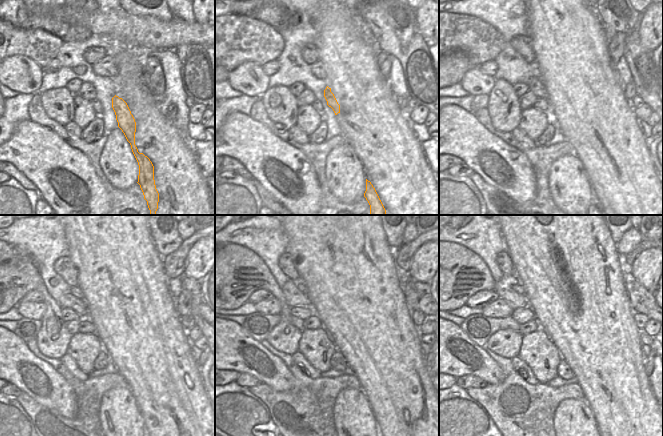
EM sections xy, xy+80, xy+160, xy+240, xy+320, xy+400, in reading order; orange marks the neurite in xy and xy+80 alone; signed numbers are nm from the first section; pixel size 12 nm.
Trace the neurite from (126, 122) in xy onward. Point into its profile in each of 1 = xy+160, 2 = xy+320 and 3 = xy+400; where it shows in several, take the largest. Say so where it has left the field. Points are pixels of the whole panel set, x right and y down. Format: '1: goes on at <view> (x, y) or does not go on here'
1: goes on at xy+160 (535, 85)
2: goes on at xy+320 (293, 296)
3: goes on at xy+400 (504, 287)

